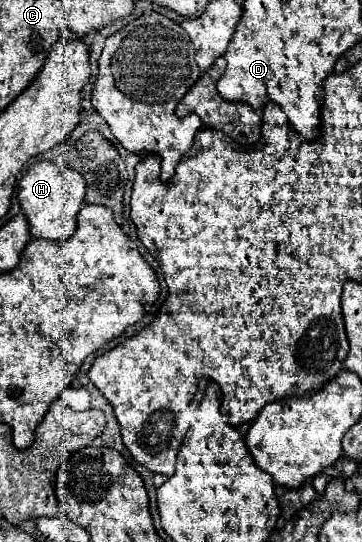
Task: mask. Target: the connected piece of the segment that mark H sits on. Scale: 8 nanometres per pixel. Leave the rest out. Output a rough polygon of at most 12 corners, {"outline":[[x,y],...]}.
{"outline":[[33,161],[17,189],[31,237],[75,233],[85,179]]}

